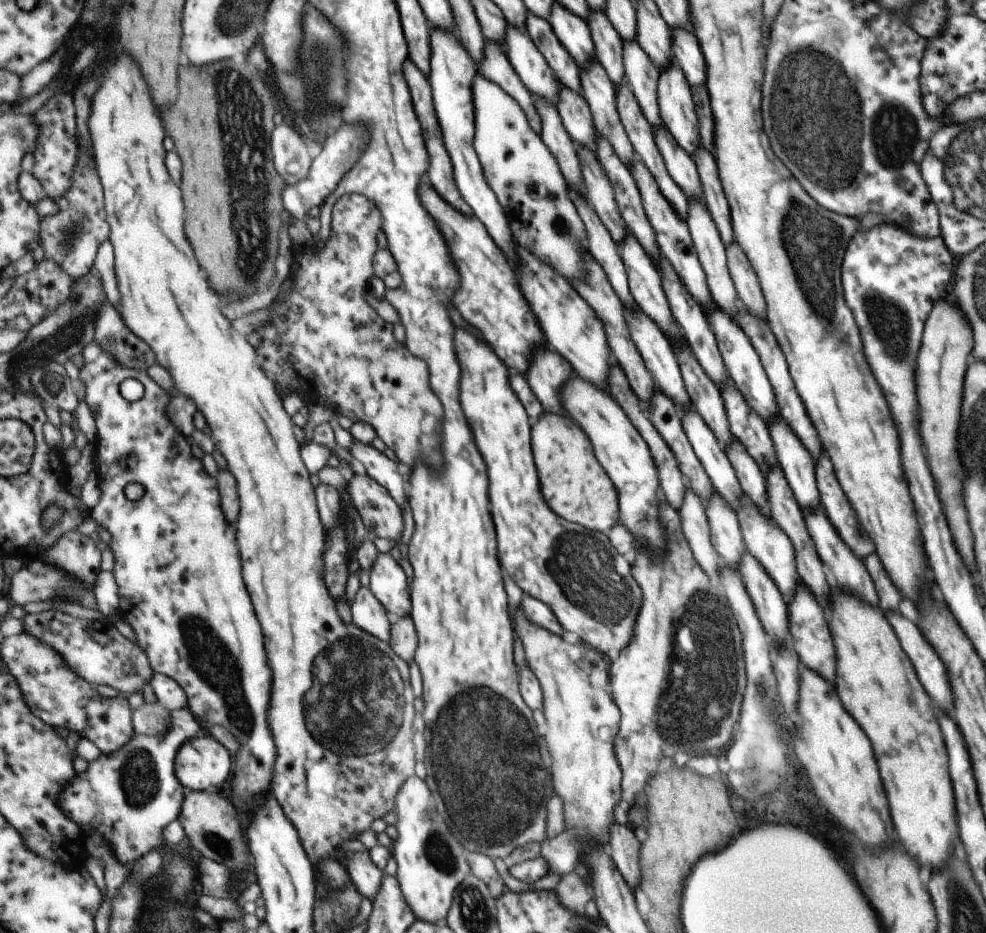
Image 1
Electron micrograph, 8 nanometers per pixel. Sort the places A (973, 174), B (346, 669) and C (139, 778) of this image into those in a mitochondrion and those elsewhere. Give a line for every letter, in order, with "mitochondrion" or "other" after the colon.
A: mitochondrion
B: mitochondrion
C: mitochondrion

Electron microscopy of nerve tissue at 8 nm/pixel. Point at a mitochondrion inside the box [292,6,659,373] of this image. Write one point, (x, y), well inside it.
(320, 57)

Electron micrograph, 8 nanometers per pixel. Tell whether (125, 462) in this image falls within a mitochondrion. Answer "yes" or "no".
no

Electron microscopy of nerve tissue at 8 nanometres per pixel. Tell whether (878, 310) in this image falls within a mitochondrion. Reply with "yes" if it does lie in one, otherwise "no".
yes

